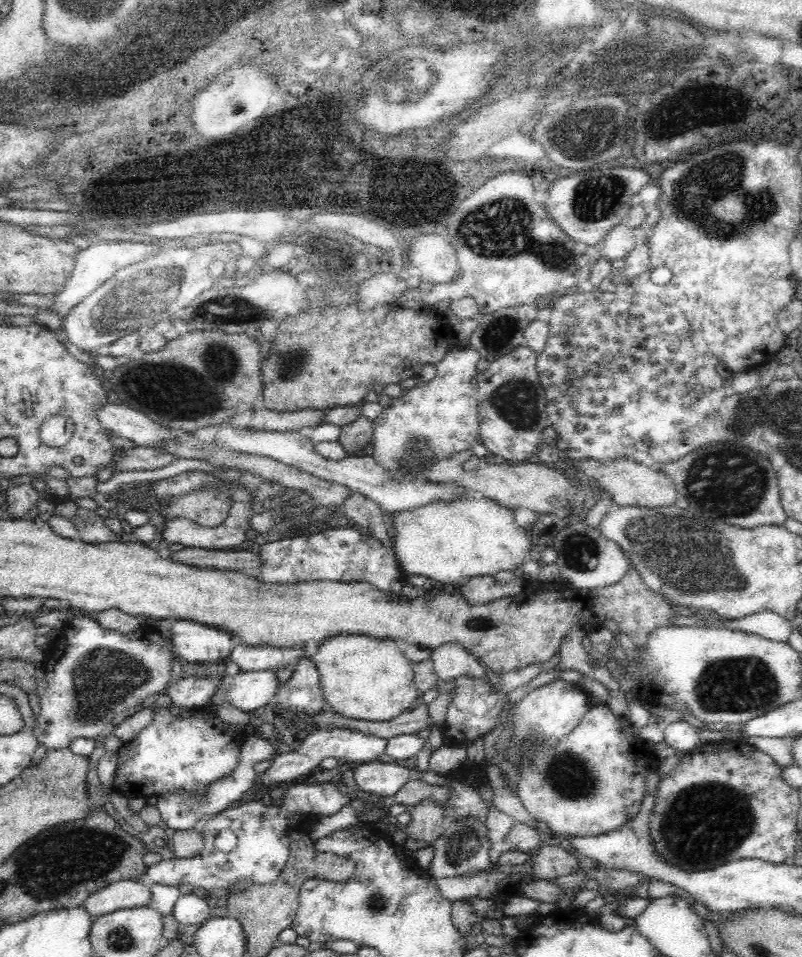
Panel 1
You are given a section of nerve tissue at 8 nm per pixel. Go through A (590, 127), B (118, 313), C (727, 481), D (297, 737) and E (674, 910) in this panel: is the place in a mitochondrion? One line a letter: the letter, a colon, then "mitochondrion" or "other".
A: mitochondrion
B: mitochondrion
C: mitochondrion
D: other
E: other

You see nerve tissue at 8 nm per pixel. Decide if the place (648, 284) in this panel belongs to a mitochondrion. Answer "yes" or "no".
no

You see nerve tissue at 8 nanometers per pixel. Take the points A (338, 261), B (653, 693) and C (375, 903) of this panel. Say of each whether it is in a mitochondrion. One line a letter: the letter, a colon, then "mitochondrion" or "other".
A: mitochondrion
B: other
C: mitochondrion

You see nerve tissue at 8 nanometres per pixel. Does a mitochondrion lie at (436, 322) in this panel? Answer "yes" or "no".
no

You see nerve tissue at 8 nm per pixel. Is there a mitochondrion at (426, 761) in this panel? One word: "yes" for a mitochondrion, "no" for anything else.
no

